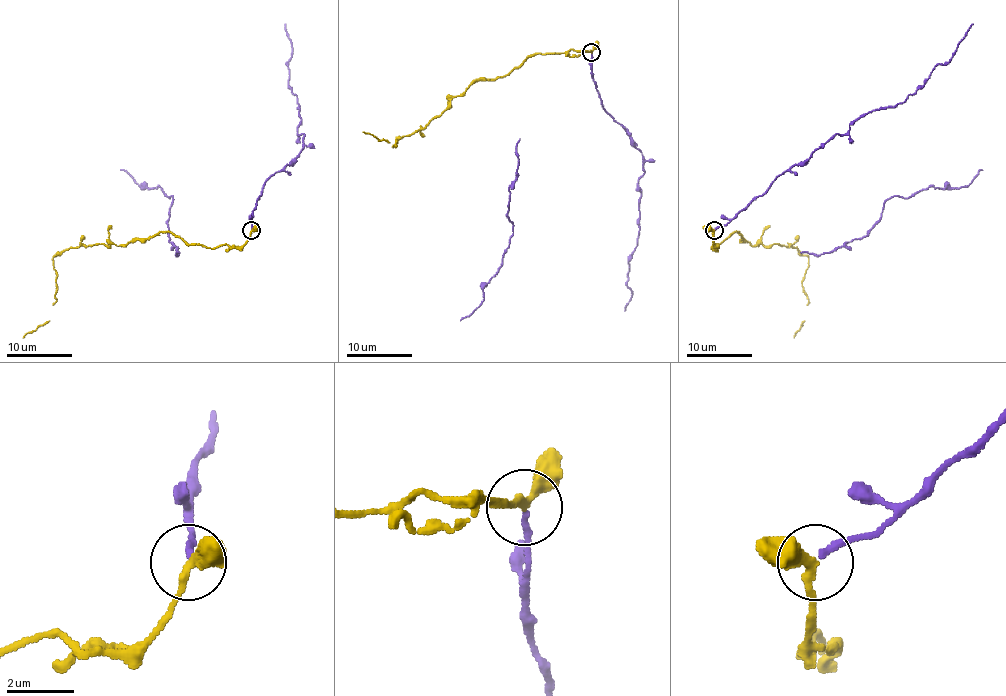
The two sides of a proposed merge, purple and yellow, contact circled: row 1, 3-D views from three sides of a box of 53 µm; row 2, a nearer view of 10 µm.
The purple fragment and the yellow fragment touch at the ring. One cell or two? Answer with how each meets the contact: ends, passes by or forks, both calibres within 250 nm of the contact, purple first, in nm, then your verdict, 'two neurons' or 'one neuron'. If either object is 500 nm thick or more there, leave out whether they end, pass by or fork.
purple ends; yellow passes by; calibres 180 and 280 nm; one neuron

